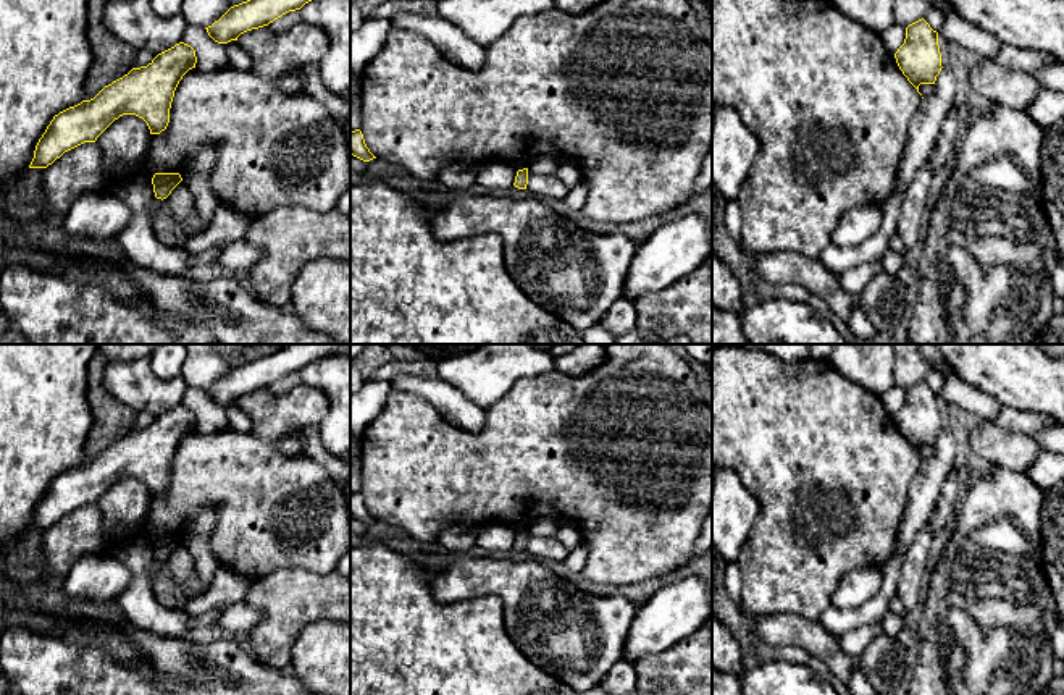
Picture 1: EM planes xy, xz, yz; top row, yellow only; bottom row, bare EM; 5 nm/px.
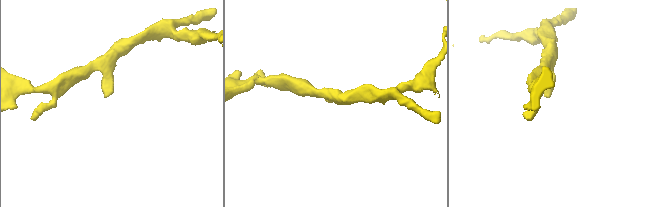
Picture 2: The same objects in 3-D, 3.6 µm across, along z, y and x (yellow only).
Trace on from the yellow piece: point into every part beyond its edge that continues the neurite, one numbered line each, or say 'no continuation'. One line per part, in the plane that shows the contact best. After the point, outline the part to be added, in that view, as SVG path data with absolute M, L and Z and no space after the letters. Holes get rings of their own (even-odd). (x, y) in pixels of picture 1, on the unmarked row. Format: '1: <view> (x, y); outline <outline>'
no continuation

